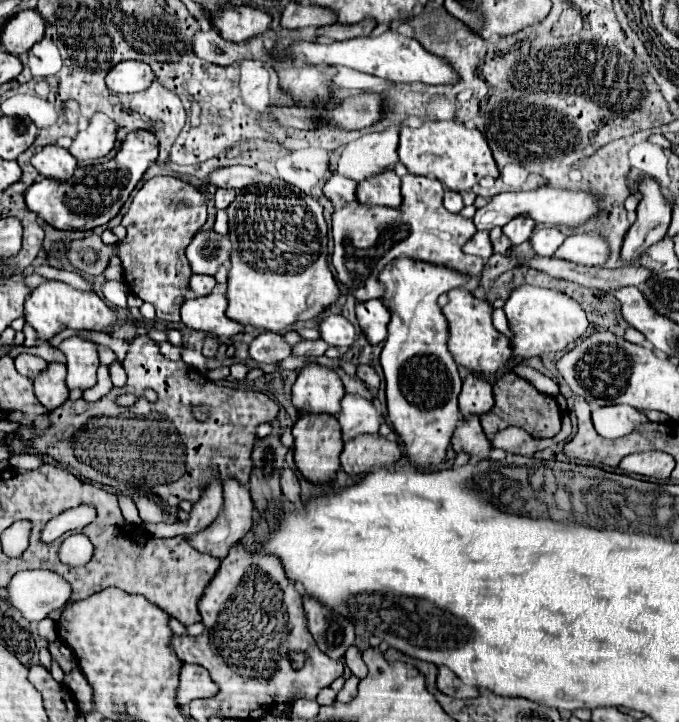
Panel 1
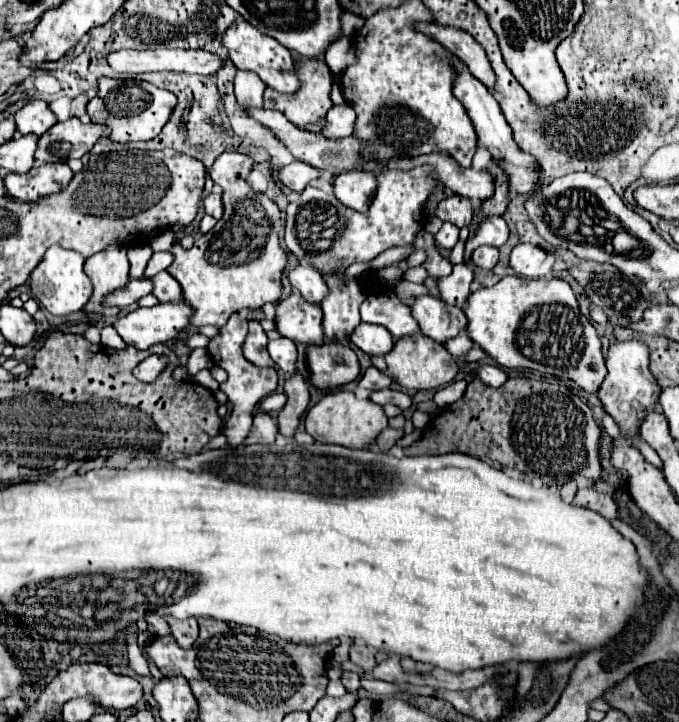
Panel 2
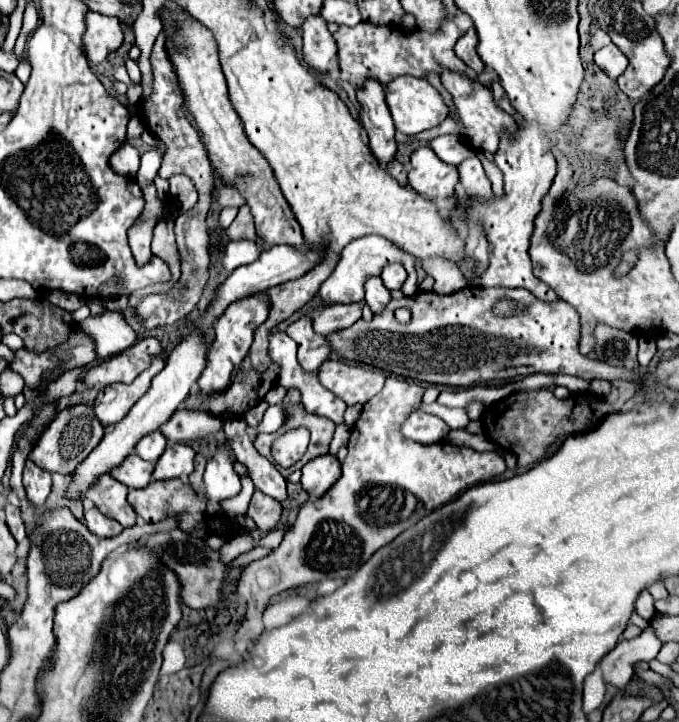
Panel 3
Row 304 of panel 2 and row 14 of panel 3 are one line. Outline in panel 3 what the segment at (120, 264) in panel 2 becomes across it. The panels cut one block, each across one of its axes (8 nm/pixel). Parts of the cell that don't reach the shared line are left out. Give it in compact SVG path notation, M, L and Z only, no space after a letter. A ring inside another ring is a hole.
M98 12L86 14L86 32L82 36L86 58L94 64L106 60L110 52L122 46L122 26L114 16L104 16Z

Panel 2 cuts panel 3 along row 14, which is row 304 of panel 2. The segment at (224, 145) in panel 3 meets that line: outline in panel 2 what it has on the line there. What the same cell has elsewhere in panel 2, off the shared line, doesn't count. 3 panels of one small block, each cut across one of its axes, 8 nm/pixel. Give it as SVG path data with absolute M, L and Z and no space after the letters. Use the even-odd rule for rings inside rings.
M186 302L158 304L152 308L138 308L114 322L120 338L138 350L148 350L178 334L190 324L194 310Z

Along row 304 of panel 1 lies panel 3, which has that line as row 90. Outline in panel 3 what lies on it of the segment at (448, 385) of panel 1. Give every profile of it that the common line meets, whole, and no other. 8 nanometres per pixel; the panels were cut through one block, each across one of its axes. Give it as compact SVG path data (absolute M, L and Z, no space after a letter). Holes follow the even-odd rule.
M398 76L386 86L396 86L394 92L386 90L386 102L390 106L396 130L400 130L400 132L404 132L408 136L414 136L414 134L420 134L424 130L430 130L430 128L438 126L440 122L444 122L444 118L448 116L448 106L444 104L444 98L440 96L440 92L426 78Z

